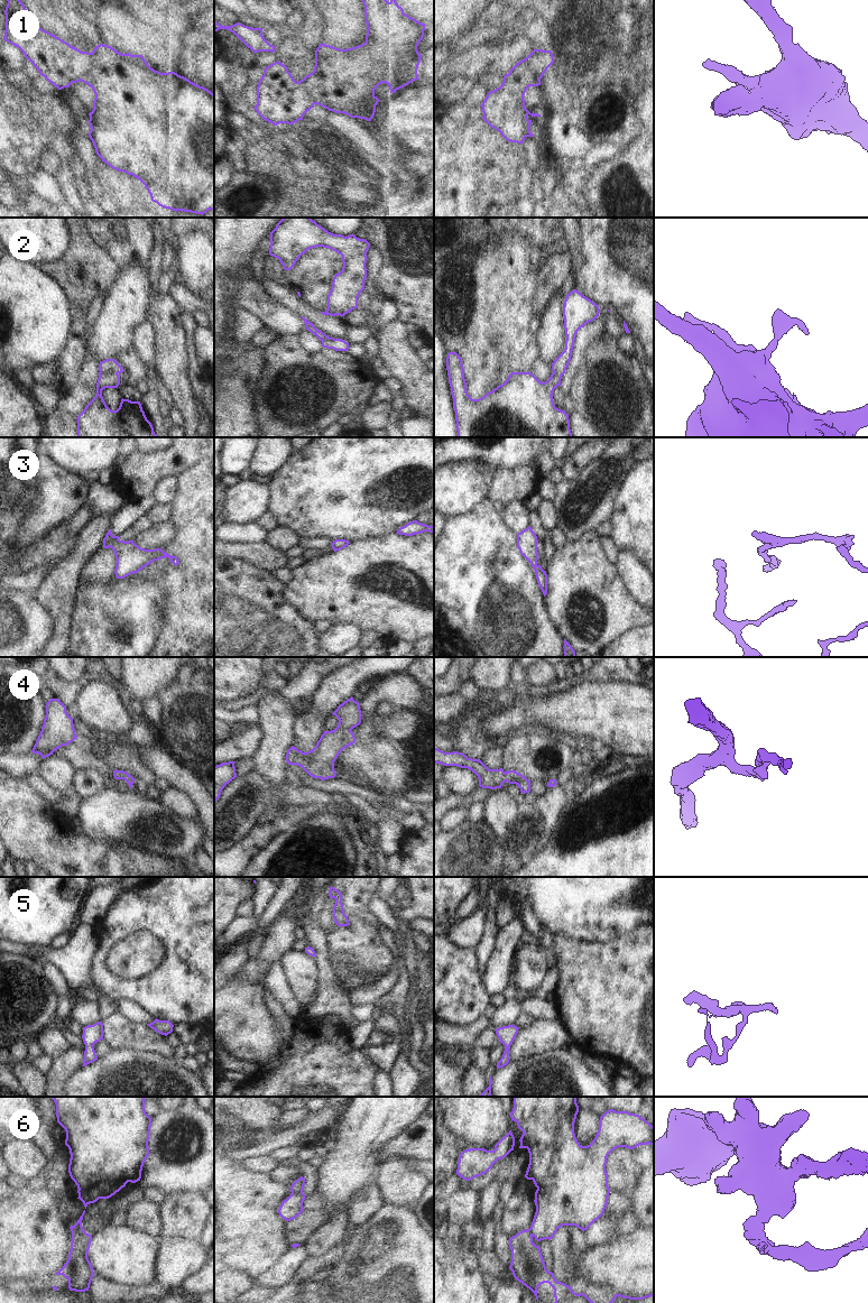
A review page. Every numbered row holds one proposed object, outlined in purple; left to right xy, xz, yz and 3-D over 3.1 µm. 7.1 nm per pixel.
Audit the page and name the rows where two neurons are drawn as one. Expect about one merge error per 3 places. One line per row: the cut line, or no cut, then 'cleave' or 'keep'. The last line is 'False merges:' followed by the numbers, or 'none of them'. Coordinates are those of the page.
1: cut in xy along (92, 53), (91, 67), (80, 80); cleave
2: no cut; keep
3: no cut; keep
4: no cut; keep
5: no cut; keep
6: cut in xz along (292, 1192), (301, 1192), (303, 1194); cleave
False merges: 1, 6

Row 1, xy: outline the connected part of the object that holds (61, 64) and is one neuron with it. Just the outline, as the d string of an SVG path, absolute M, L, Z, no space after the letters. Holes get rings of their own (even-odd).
M7 0L3 40L18 47L39 75L58 90L80 82L90 71L92 53L81 52L41 29L20 0Z

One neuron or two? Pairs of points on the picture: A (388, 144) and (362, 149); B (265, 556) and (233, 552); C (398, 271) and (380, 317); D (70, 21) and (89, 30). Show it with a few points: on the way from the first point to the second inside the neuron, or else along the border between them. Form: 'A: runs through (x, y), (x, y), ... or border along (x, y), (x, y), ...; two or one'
A: runs through (381, 142), (369, 142); one
B: runs through (257, 553), (241, 552); one
C: border along (386, 299), (395, 305), (397, 319); two
D: runs through (74, 22), (84, 28); one

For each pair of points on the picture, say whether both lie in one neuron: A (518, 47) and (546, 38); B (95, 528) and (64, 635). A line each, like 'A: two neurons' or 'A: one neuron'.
A: two neurons
B: one neuron

